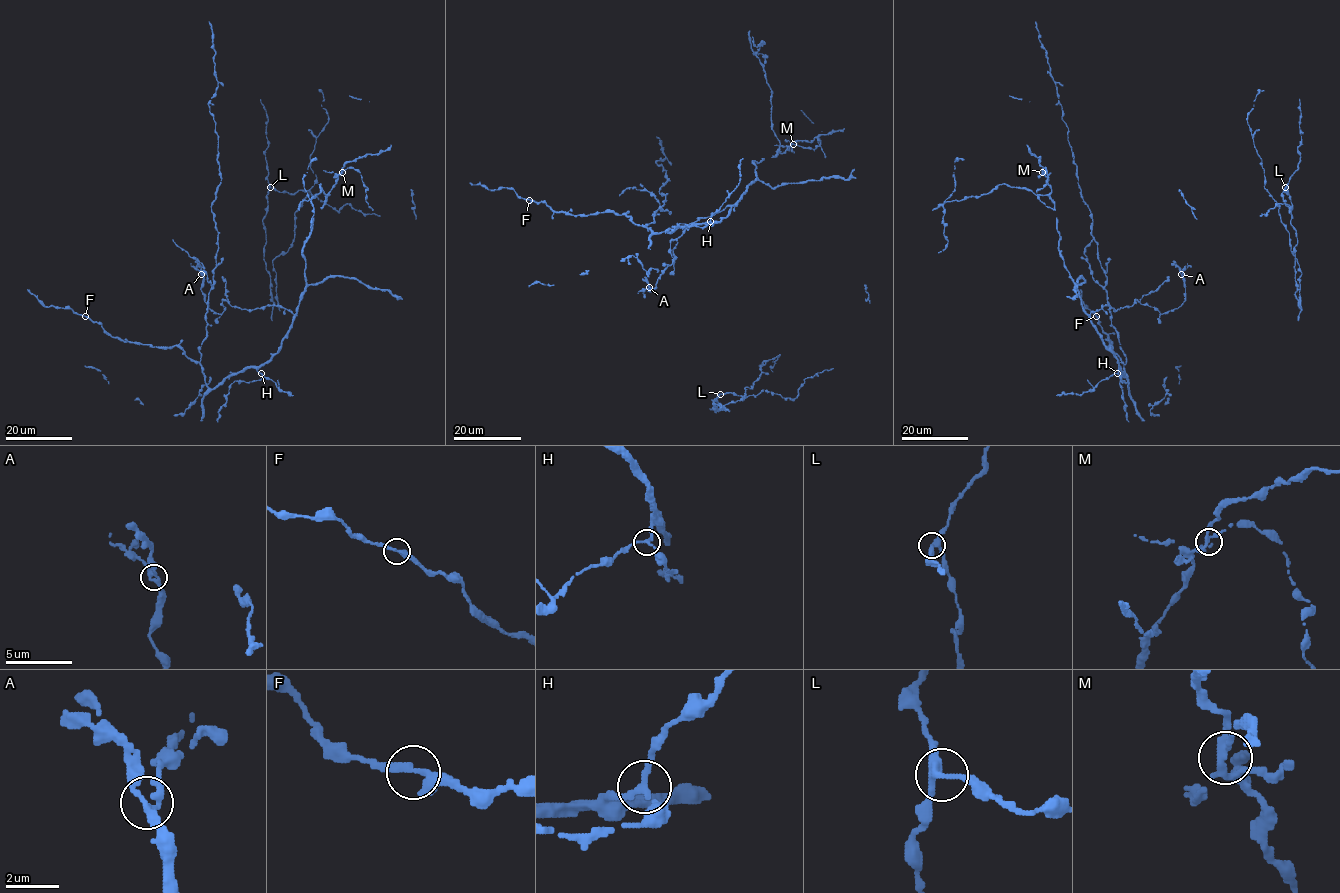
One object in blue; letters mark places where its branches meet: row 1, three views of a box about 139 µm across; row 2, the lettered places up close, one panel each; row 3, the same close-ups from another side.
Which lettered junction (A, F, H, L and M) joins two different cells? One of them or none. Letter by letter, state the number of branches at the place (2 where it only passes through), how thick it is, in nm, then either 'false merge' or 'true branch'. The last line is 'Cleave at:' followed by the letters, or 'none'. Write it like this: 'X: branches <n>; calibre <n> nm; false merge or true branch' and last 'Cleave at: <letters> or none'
A: branches 3; calibre 240 nm; true branch
F: branches 3; calibre 240 nm; true branch
H: branches 3; calibre 200 nm; true branch
L: branches 3; calibre 260 nm; true branch
M: branches 3; calibre 240 nm; false merge
Cleave at: M

